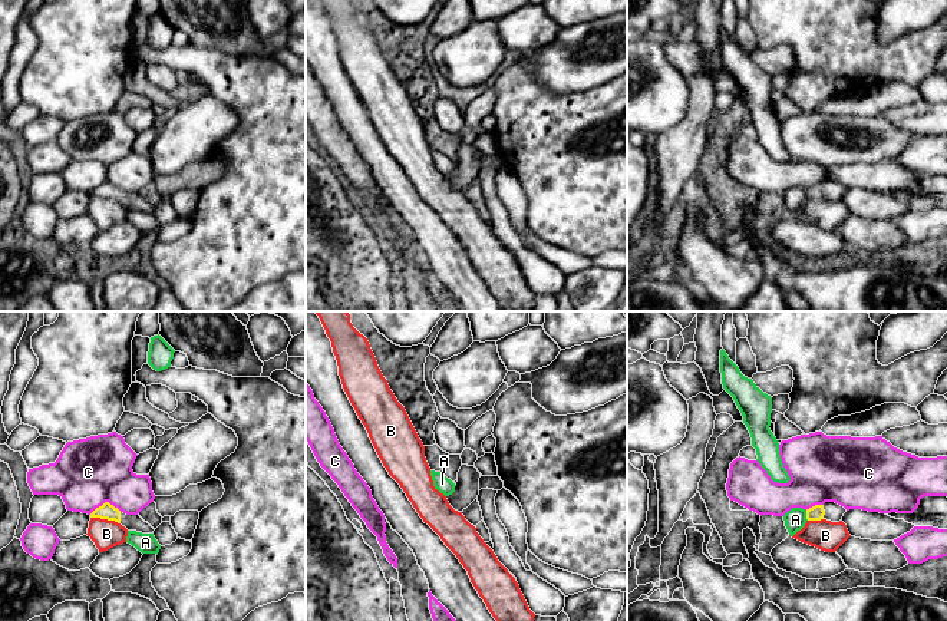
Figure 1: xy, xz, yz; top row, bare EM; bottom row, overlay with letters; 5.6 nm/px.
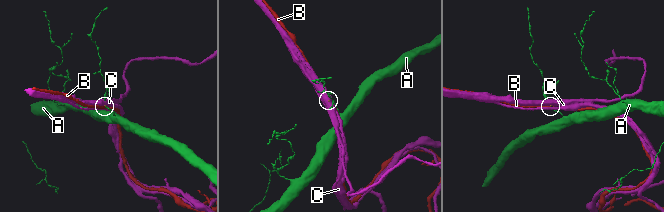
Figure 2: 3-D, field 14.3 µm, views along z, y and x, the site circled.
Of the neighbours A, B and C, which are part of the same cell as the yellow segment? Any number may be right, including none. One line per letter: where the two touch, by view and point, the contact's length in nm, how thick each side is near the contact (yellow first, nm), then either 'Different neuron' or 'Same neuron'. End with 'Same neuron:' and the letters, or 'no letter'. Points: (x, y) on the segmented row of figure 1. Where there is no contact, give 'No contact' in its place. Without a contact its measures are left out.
A: Touches yellow at yz (807, 515). Shared border 60 nm. Thickness 90 nm (yellow) against 120 nm. Different neuron
B: Touches yellow at xy (105, 518). Shared border 170 nm. Thickness 90 nm (yellow) against 160 nm. Different neuron
C: Touches yellow at xy (105, 502). Shared border 180 nm. Thickness 90 nm (yellow) against 380 nm. Different neuron
Same neuron: no letter

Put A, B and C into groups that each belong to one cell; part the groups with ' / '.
A / B C

